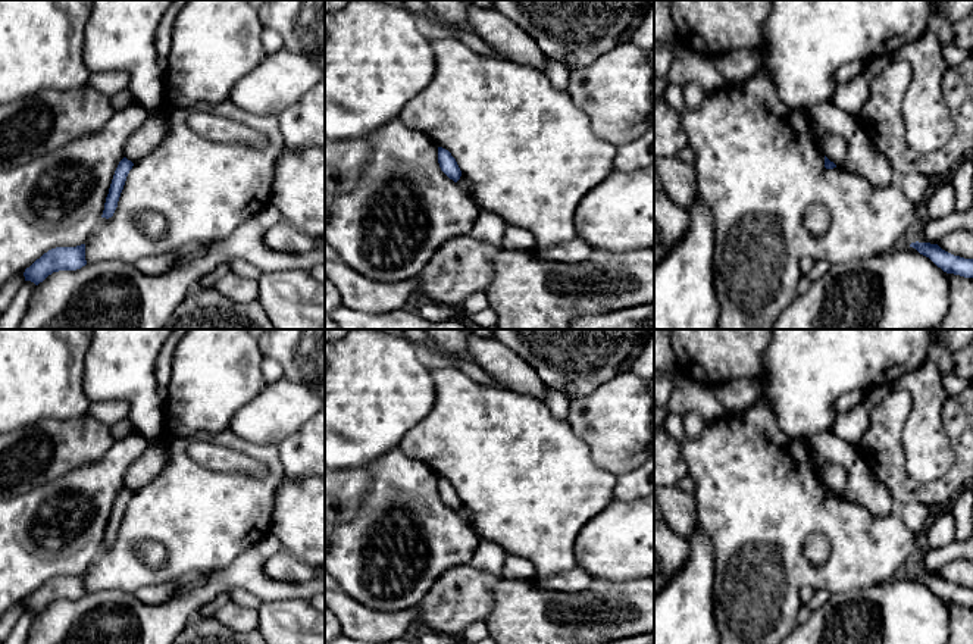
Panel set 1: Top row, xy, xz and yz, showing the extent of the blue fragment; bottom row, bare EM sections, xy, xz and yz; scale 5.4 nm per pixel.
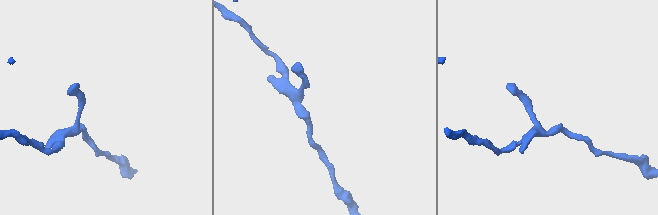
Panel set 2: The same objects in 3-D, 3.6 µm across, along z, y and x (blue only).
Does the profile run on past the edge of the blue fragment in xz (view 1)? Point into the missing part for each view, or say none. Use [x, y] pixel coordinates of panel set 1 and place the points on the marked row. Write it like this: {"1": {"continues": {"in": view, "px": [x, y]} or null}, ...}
{"1": {"continues": null}}

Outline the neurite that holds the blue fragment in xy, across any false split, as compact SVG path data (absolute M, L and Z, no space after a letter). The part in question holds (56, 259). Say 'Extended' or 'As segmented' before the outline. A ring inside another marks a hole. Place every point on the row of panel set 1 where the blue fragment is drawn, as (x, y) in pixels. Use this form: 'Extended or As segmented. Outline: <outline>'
As segmented. Outline: M85 244L76 247L56 247L44 253L29 268L26 268L24 276L25 281L38 285L53 272L76 271L85 265Z

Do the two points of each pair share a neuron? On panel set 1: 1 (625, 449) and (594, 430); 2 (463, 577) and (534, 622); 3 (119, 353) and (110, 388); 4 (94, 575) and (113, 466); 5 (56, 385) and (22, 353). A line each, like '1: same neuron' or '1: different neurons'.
1: same neuron
2: different neurons
3: same neuron
4: different neurons
5: same neuron

